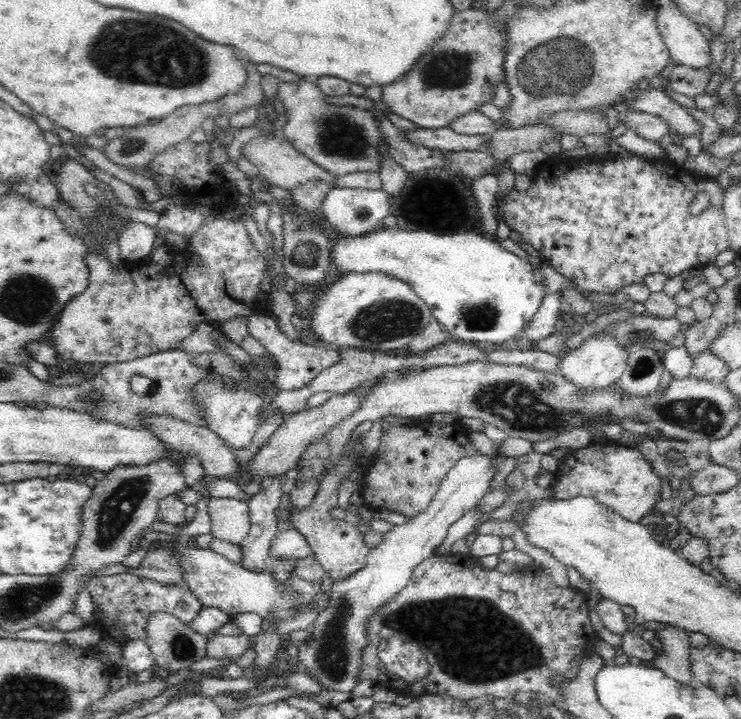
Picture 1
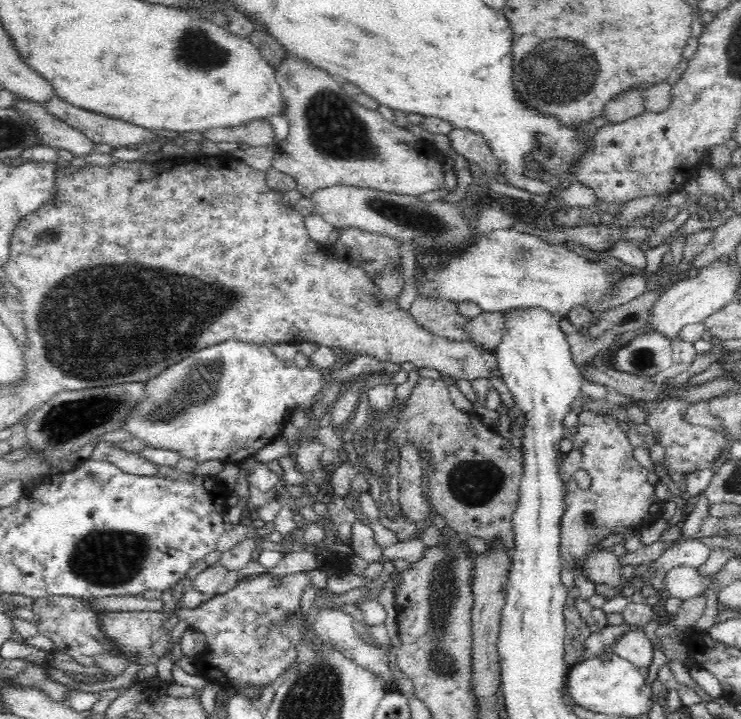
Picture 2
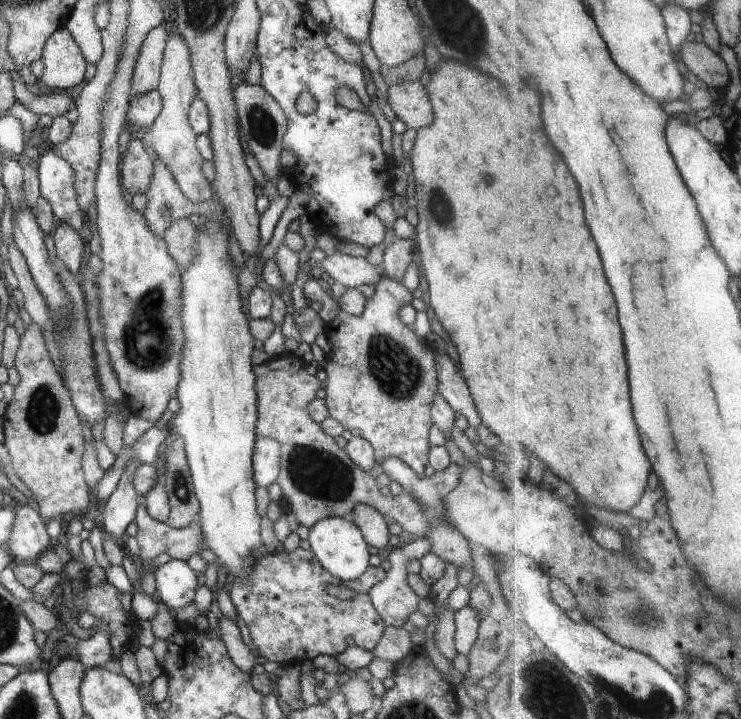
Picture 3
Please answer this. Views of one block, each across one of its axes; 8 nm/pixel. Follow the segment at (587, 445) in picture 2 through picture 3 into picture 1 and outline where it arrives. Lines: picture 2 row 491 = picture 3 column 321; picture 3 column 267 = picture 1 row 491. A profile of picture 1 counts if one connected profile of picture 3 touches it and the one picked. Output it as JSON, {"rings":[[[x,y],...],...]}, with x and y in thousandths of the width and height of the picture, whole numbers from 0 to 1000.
{"rings":[[[800,615],[791,623],[769,626],[758,638],[761,645],[756,659],[750,659],[753,670],[746,679],[753,694],[799,691],[839,720],[860,727],[888,698],[893,666],[880,656],[860,620],[811,620],[810,615]]]}

